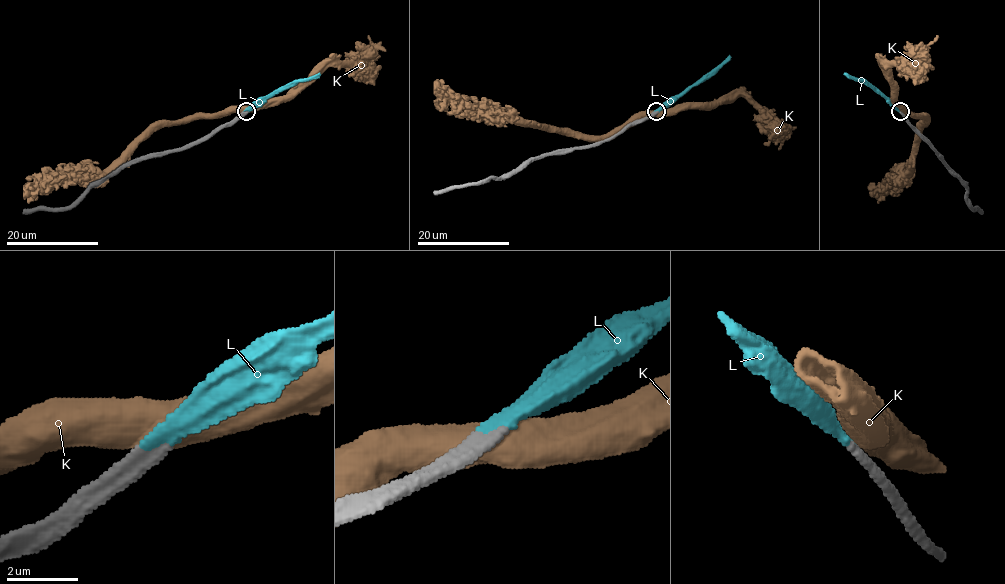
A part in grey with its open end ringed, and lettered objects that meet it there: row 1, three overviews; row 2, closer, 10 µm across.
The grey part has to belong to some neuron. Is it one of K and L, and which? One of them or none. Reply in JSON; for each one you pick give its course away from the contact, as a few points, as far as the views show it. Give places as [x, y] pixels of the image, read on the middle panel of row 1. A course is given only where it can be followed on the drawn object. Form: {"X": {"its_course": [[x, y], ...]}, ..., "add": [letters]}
{"L": {"its_course": [[656, 112], [710, 77], [731, 57]]}, "add": ["L"]}

